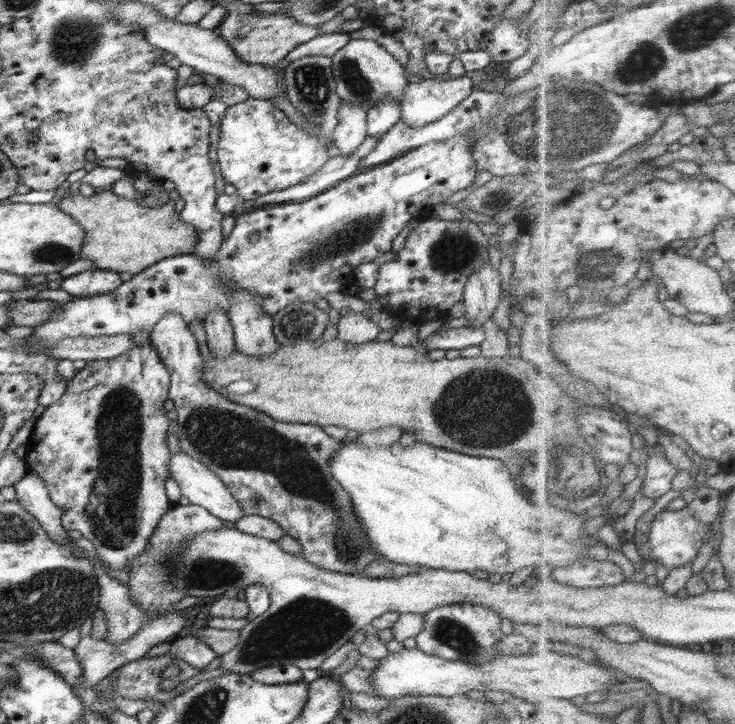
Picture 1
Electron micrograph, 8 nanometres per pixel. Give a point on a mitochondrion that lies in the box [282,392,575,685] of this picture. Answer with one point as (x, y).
(451, 633)

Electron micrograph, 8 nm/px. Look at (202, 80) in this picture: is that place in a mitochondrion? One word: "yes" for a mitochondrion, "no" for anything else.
no

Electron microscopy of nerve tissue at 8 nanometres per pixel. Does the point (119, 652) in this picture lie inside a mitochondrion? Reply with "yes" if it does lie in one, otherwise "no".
no

